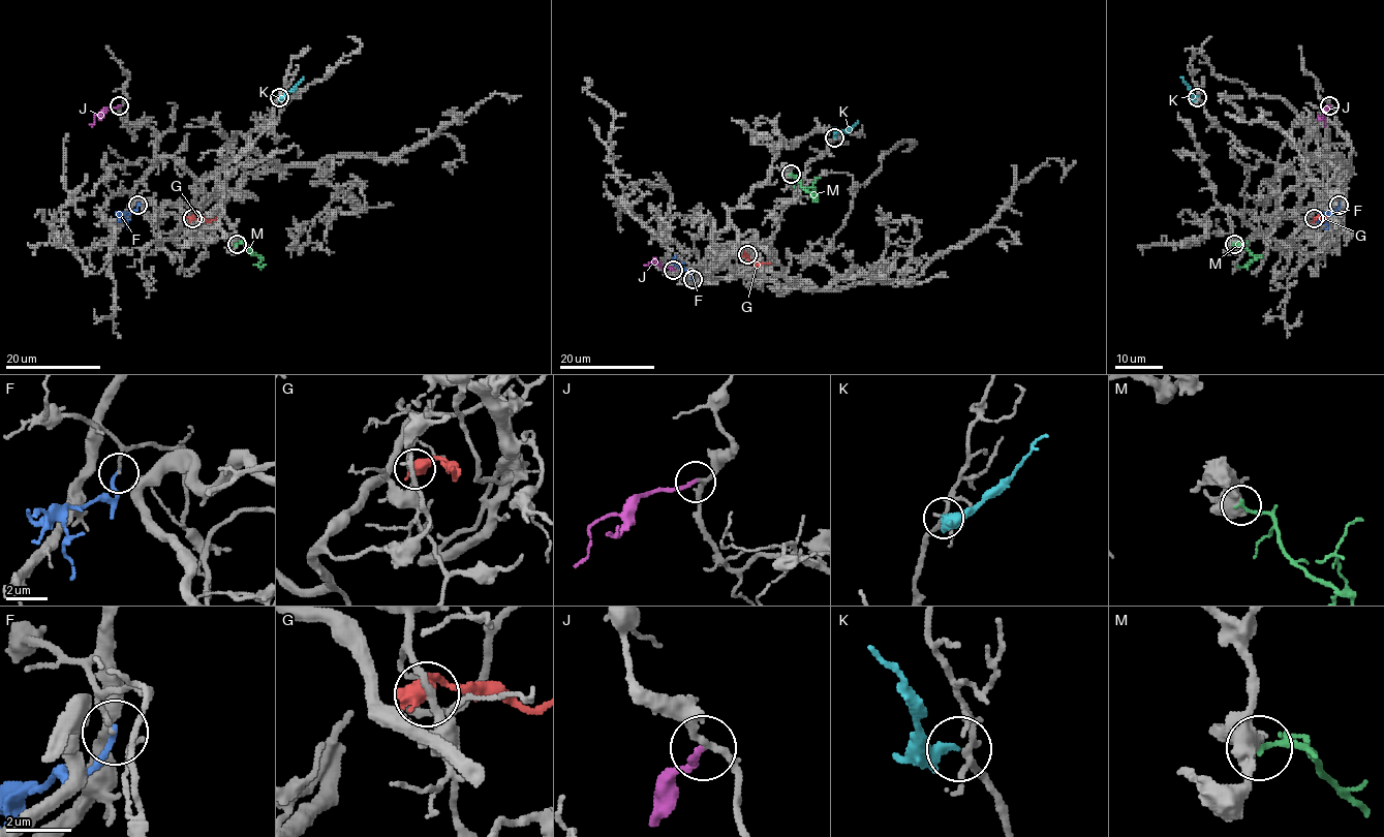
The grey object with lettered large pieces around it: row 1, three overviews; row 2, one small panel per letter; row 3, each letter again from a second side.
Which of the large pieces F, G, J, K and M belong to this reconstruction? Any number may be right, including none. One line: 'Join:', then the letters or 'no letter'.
Join: J, K

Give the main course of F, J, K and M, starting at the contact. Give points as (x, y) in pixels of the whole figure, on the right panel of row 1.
F: (1339, 205), (1323, 216), (1326, 229)
J: (1329, 106), (1322, 115), (1326, 125)
K: (1198, 96), (1193, 96), (1192, 89), (1181, 78)
M: (1234, 244), (1254, 255), (1243, 266), (1239, 267), (1237, 264)

